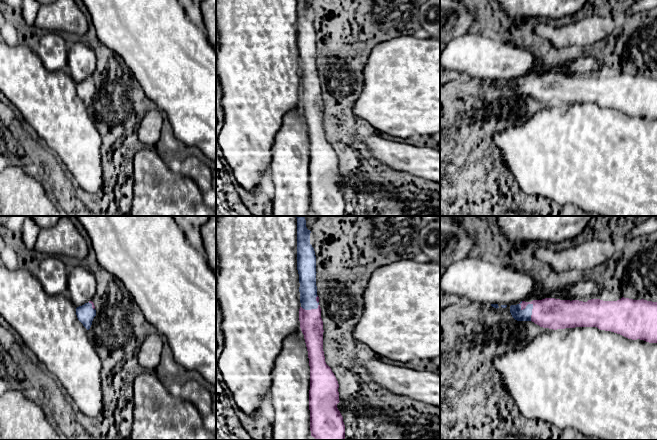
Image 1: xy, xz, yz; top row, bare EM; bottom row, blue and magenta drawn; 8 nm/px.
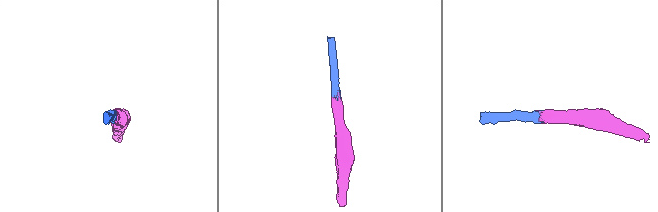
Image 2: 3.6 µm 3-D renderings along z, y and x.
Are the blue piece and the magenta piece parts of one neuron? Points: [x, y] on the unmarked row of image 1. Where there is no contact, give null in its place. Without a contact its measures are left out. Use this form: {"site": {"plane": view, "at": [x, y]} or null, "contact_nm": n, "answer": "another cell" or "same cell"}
{"site": {"plane": "yz", "at": [531, 80]}, "contact_nm": 180, "answer": "same cell"}

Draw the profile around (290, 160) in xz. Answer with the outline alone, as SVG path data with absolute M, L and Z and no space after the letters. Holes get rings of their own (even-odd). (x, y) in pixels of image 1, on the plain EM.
M301 104L284 116L272 147L271 162L275 193L270 216L309 216L310 142Z

